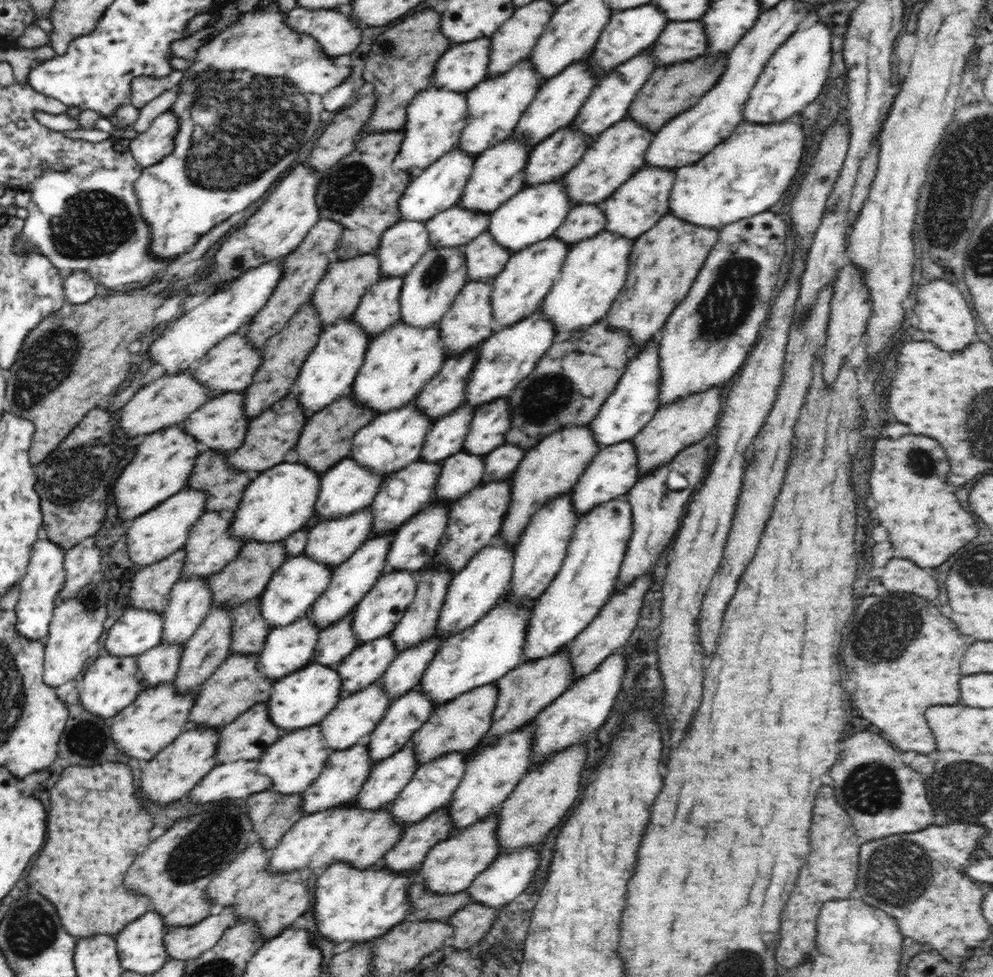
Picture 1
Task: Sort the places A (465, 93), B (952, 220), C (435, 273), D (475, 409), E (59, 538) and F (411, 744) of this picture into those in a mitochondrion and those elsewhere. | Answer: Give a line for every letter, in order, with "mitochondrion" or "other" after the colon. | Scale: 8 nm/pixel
A: other
B: mitochondrion
C: mitochondrion
D: other
E: other
F: other

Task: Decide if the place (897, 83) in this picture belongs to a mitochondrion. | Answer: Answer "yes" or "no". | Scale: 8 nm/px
no

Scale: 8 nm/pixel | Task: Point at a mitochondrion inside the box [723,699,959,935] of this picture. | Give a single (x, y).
(889, 861)

